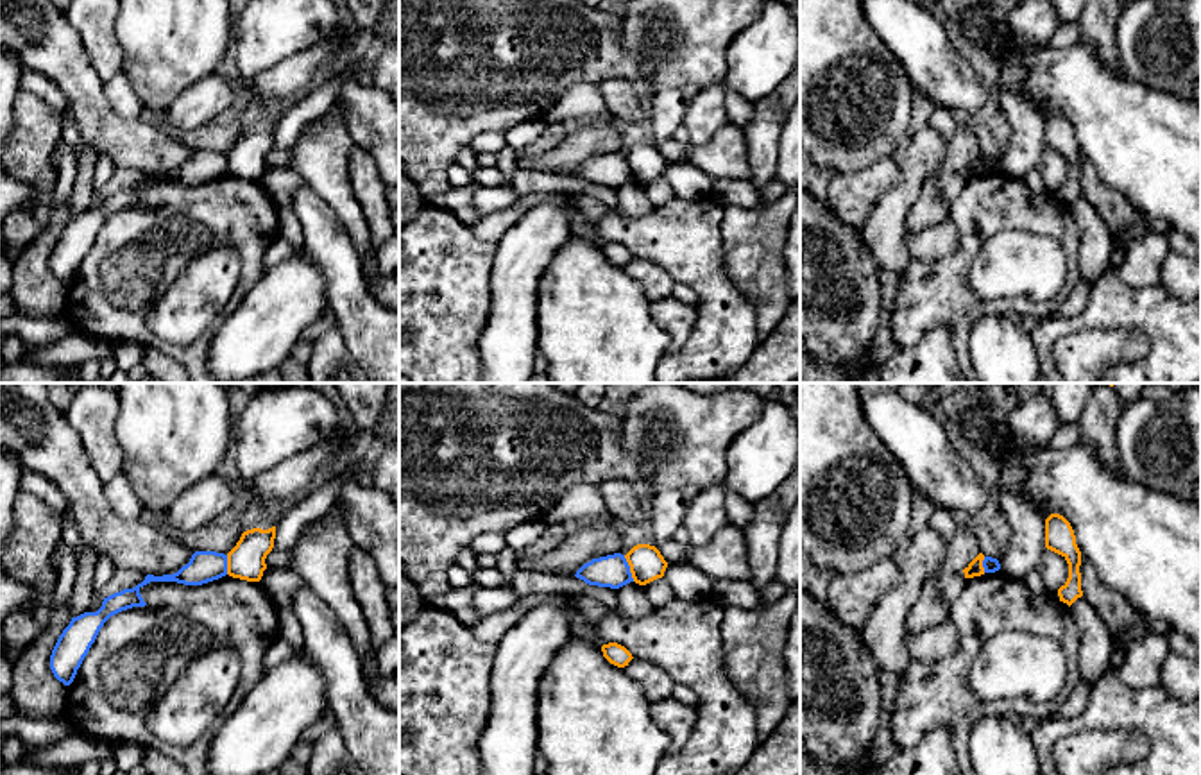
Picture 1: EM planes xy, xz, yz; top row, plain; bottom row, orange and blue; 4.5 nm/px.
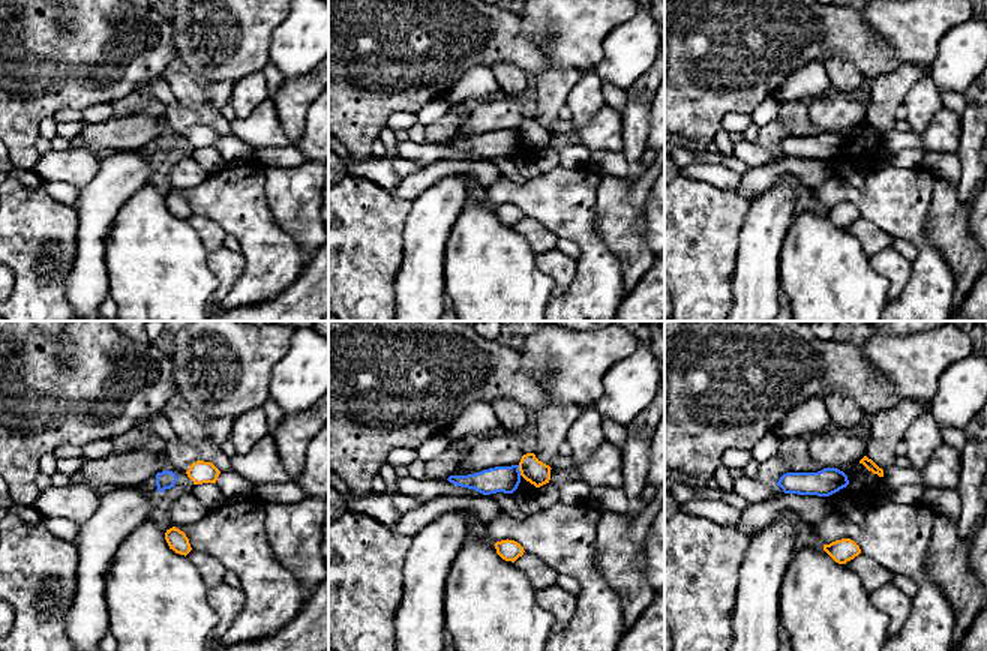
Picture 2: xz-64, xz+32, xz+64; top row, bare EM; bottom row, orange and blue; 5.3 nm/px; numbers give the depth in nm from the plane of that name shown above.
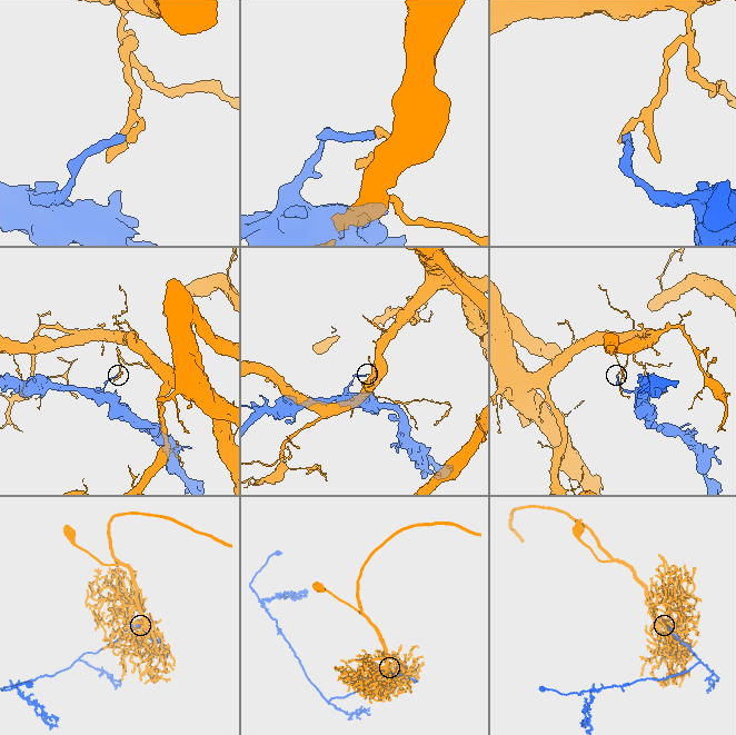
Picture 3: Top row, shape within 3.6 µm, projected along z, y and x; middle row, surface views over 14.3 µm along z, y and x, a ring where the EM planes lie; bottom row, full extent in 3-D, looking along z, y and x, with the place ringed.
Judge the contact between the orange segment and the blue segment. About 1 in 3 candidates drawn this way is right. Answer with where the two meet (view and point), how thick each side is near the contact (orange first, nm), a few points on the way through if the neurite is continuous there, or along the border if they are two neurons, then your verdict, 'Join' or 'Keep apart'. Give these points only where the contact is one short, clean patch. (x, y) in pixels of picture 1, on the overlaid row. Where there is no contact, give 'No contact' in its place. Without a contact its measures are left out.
Touches orange at xz (630, 568). Thickness 160 nm (orange) against 150 nm. Boundary: xz (623, 555), (634, 580). Keep apart

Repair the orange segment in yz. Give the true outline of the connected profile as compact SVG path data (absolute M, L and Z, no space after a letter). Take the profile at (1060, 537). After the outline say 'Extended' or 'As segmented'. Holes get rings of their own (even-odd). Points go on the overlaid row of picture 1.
M1051 514L1045 519L1045 548L1061 555L1069 564L1069 578L1058 589L1058 596L1060 601L1070 607L1083 596L1079 573L1081 551L1076 544L1076 535L1070 523L1060 514Z. As segmented

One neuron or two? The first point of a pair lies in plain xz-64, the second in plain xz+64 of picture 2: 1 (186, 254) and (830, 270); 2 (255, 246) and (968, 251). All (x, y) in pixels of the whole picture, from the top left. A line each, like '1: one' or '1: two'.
1: one
2: two

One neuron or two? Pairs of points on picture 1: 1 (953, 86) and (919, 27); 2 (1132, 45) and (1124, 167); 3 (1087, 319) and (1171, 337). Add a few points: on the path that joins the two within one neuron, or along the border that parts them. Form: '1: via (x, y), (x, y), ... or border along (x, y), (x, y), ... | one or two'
1: via (940, 72), (919, 42) | one
2: border along (1124, 72), (1148, 86), (1169, 92) | two
3: via (1108, 314), (1149, 315) | one

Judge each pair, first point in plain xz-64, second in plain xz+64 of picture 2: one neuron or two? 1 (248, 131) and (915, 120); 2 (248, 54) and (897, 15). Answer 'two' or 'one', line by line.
1: two
2: one

